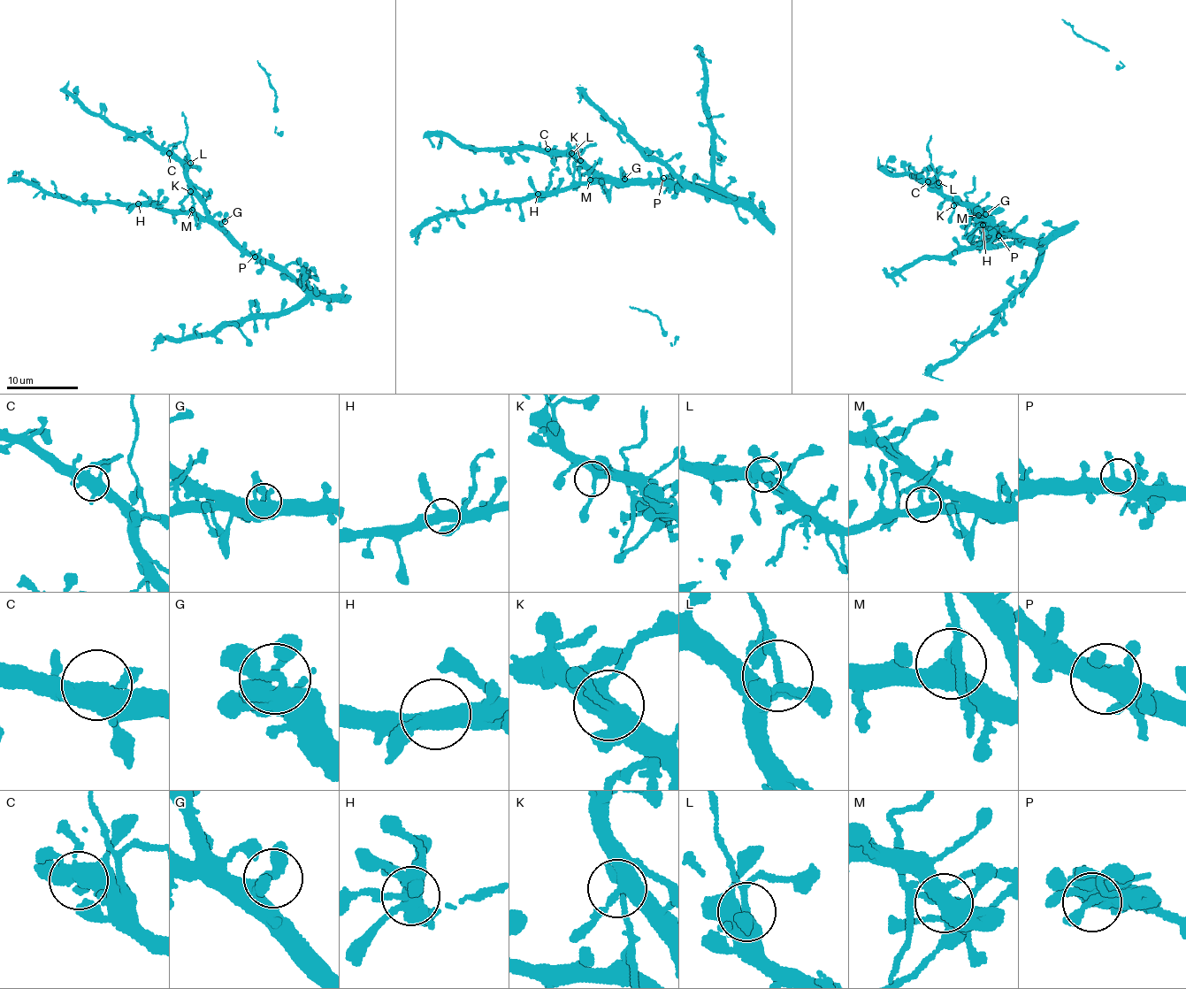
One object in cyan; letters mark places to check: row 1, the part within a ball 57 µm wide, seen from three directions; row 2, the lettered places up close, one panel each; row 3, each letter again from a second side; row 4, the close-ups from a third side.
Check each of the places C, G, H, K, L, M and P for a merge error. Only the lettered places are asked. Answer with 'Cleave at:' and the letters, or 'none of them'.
Cleave at: L, M

